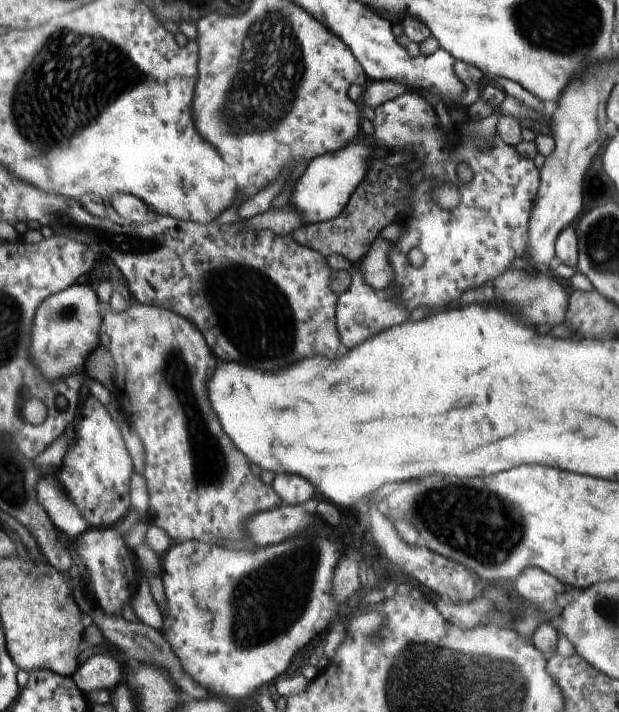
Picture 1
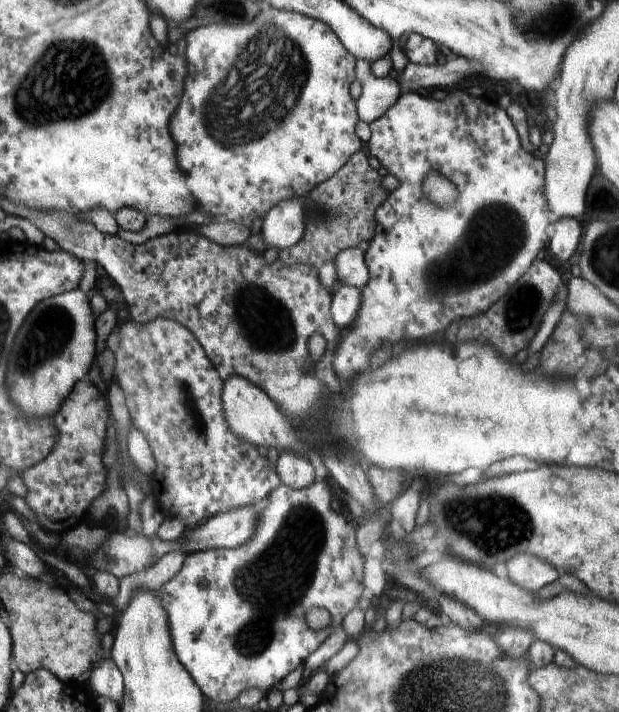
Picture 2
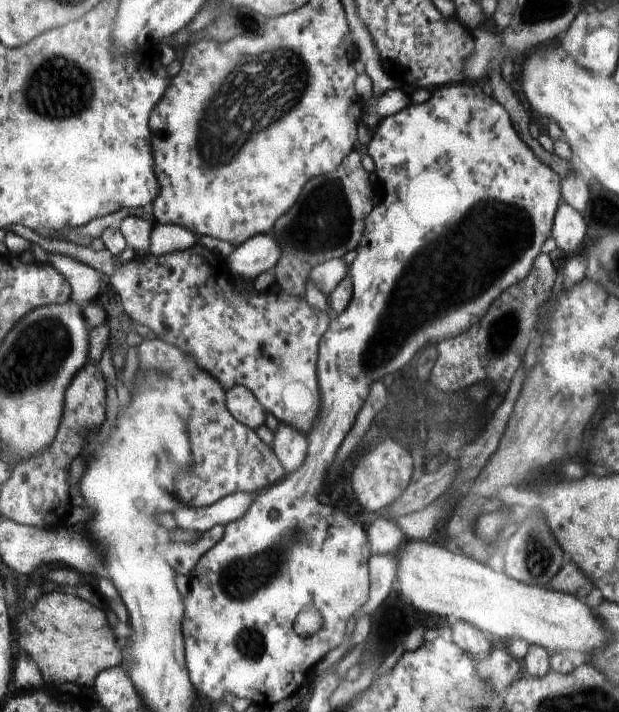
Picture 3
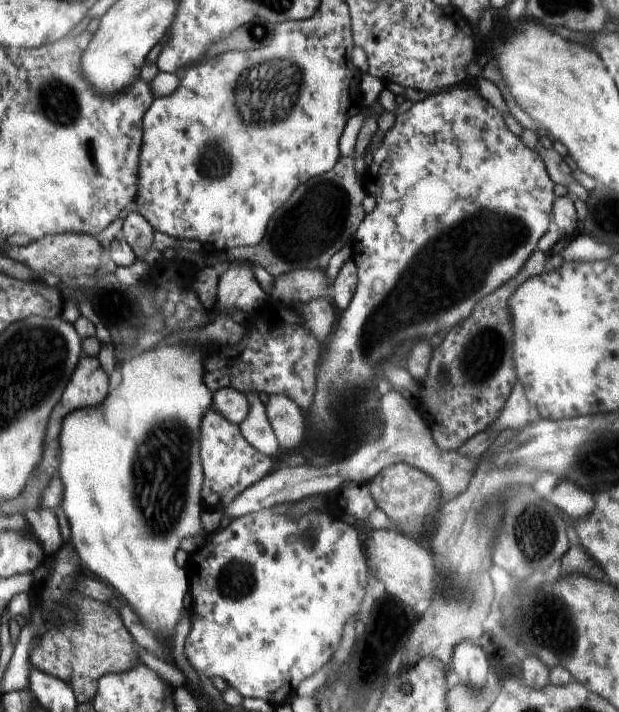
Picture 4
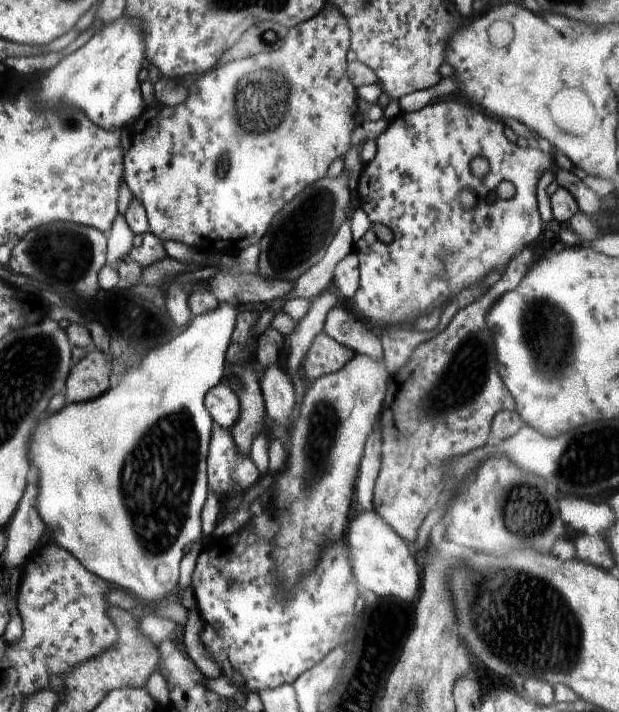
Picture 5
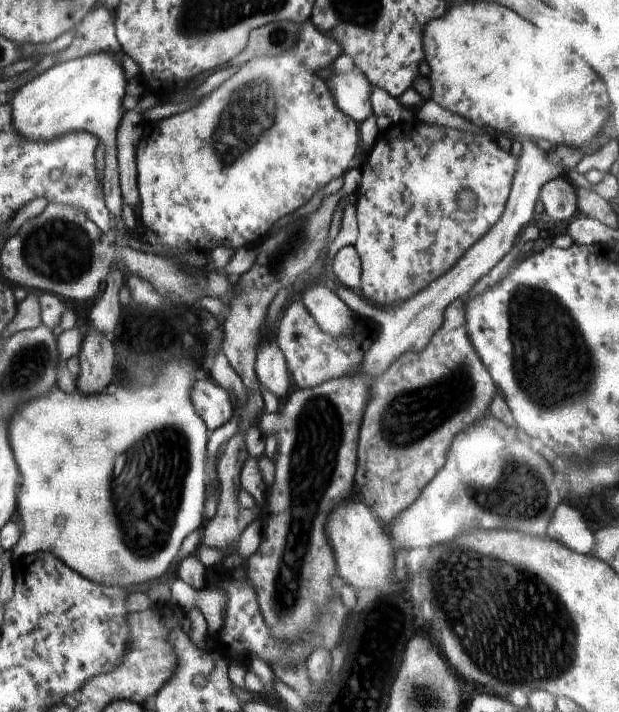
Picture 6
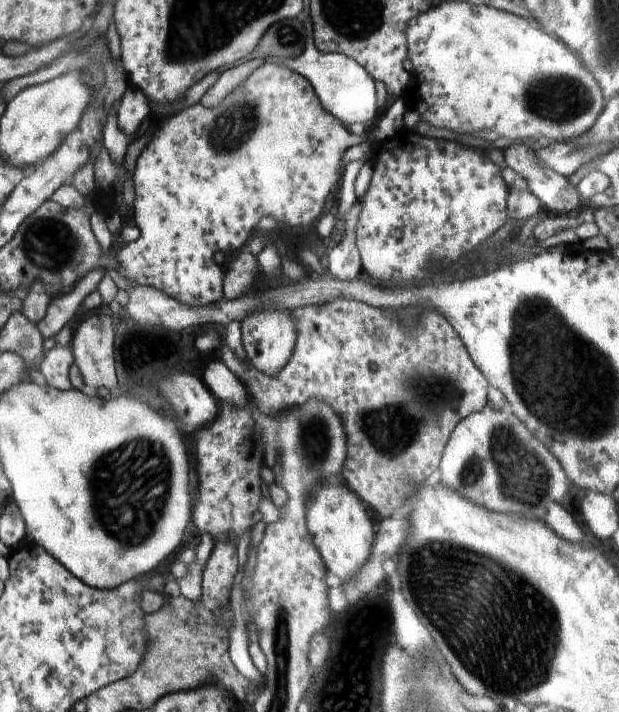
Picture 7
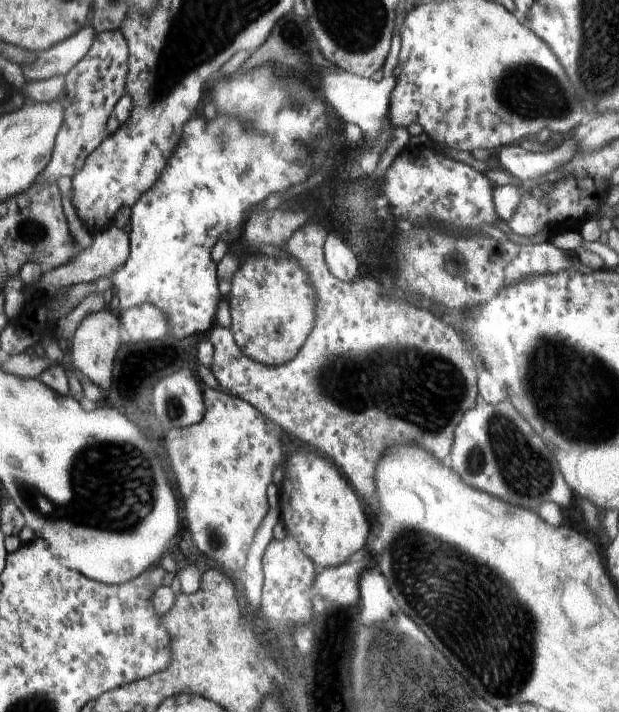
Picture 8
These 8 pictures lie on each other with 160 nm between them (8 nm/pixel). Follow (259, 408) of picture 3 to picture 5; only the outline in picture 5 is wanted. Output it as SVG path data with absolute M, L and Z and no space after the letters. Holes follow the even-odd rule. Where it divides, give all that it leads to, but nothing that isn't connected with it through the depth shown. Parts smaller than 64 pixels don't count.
M222 381L205 396L205 407L214 420L223 428L230 429L238 423L242 415L242 404L233 387Z

